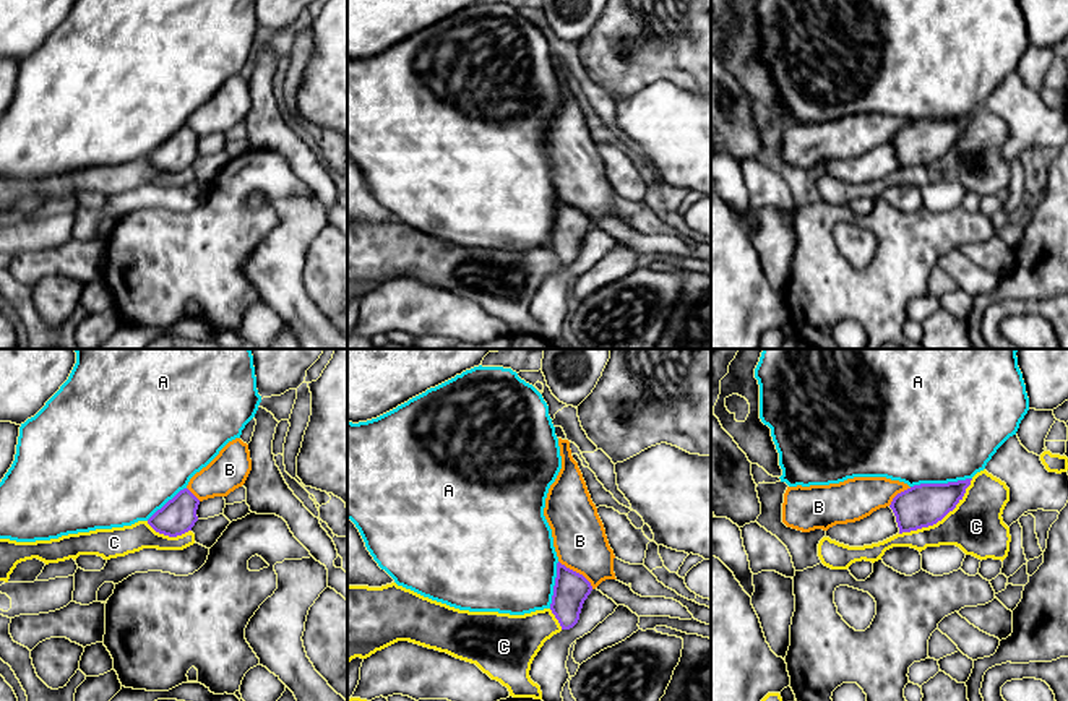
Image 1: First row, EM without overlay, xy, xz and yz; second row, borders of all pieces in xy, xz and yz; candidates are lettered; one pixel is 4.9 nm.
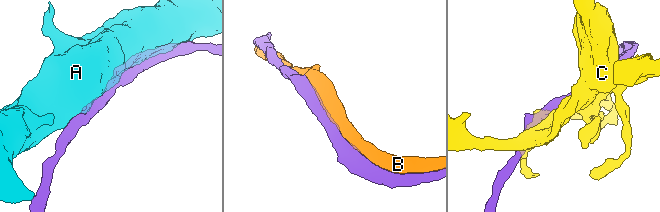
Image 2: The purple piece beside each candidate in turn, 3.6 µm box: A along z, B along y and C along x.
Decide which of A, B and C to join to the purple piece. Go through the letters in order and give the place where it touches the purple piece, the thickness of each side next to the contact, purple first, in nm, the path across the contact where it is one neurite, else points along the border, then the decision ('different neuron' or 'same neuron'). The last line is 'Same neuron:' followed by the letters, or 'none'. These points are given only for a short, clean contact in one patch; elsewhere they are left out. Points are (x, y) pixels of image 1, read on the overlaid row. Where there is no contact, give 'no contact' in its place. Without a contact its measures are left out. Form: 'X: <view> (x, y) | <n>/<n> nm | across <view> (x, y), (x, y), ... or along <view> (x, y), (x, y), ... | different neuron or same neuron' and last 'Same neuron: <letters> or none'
A: yz (940, 484) | 220/500 nm | different neuron
B: xz (575, 571) | 170/260 nm | same neuron
C: yz (940, 520) | 220/280 nm | different neuron
Same neuron: B

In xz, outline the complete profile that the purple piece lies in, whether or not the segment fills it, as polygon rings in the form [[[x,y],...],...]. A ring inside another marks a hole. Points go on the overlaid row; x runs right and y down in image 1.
[[[558,438],[562,469],[550,485],[544,516],[552,529],[558,557],[550,610],[562,630],[573,628],[584,600],[614,573],[614,550],[591,500],[570,441]]]

